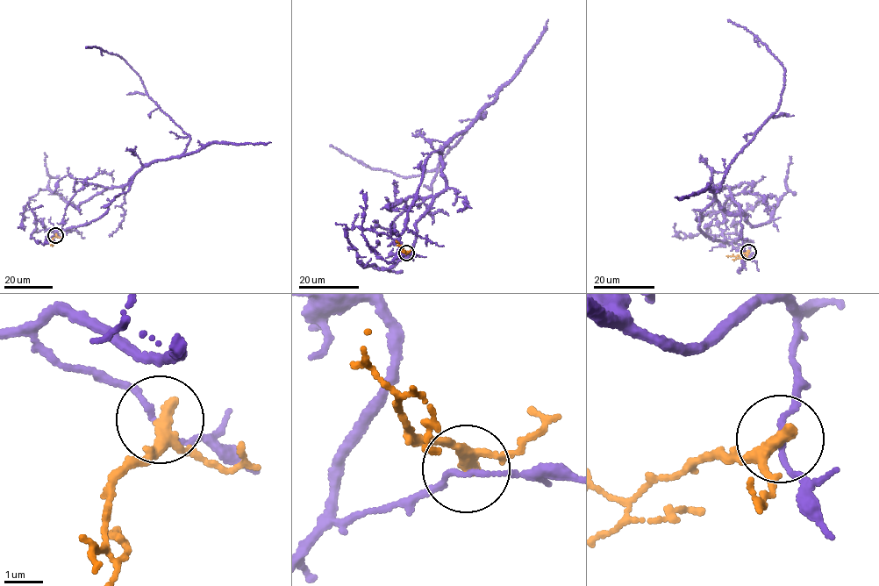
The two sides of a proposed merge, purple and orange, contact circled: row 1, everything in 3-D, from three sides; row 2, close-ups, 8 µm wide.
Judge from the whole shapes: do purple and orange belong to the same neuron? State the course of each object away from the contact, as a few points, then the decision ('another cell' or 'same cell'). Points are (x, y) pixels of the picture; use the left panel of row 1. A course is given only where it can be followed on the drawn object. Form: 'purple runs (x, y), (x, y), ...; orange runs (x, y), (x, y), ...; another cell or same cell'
purple runs (55, 235), (48, 229), (94, 220), (143, 167), (181, 156), (190, 137), (122, 59), (86, 47); orange runs (55, 234), (50, 245); another cell

